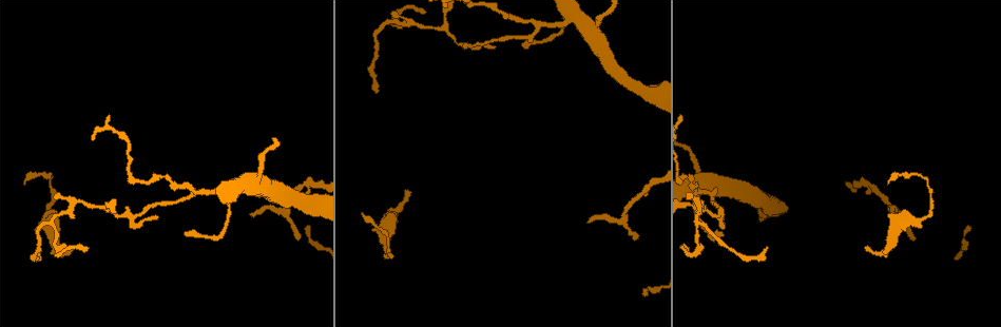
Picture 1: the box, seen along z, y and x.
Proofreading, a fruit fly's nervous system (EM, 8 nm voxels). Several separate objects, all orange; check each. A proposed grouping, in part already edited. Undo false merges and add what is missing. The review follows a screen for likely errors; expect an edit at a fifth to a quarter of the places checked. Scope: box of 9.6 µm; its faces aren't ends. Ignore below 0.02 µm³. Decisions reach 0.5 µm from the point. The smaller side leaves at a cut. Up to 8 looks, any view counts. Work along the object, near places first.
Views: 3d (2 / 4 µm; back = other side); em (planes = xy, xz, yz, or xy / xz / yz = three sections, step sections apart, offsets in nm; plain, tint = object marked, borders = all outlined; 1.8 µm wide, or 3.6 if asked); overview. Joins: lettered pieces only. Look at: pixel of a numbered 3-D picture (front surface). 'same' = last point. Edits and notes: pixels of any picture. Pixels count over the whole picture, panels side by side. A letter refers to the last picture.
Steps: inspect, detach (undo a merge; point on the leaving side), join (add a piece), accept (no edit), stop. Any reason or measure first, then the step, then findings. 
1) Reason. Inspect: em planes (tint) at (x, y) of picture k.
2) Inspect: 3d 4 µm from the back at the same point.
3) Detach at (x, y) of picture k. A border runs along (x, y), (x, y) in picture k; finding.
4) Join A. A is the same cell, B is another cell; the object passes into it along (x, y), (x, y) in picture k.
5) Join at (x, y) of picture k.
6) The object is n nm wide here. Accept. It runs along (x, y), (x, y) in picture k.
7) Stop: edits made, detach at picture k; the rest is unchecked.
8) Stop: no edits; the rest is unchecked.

An open end. Inspect: 3d 4 µm at (766, 249) of picture 1.

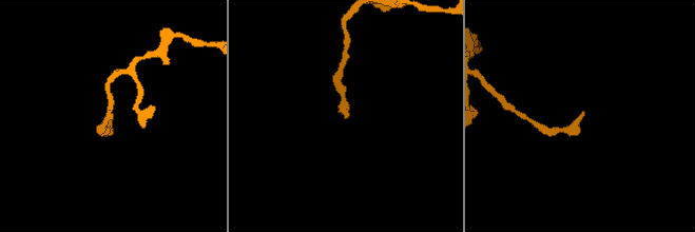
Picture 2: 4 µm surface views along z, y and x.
Need the tissue. Inspect: em xz step 16 (borders) at (346, 116) of picture 2.

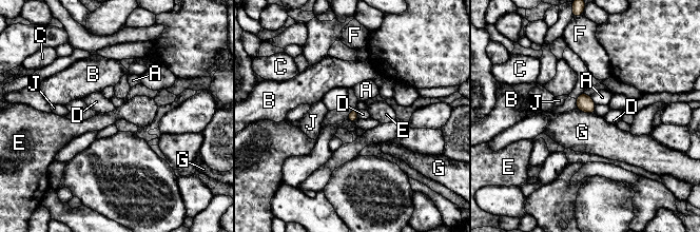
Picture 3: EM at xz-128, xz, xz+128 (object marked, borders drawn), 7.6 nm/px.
Inspect: em planes (borders) at the same point.

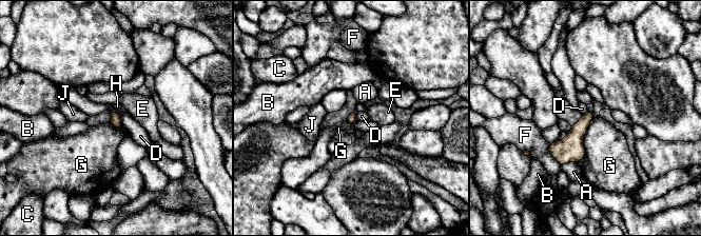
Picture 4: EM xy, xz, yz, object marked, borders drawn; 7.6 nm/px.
The longest contact is with G, 320 nm. Accept. A, B, C, D, E, F, G, H and J are other cells; a border runs along (111, 110), (119, 115), (122, 124) in picture 4; no lettered piece goes on from it.

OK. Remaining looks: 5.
An open end. Inspect: 3d 4 µm at (887, 183) of picture 1.

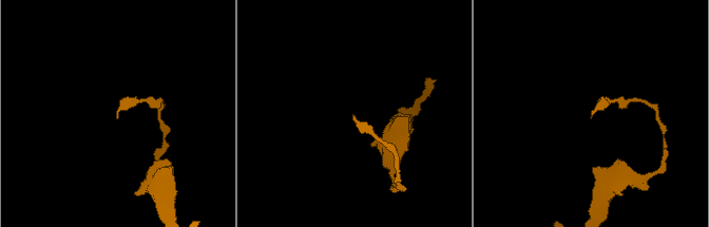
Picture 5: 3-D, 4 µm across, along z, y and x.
Inspect: em yz step 4 (borders) at (355, 117) of picture 5.

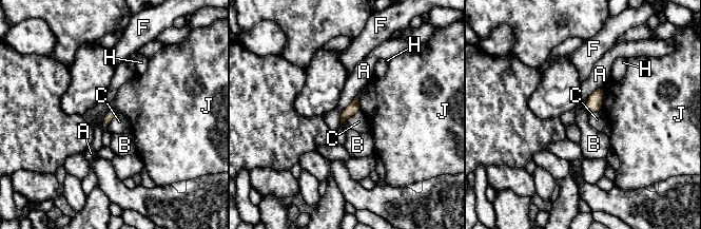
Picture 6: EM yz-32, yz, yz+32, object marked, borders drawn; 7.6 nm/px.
Accept. A, B, C, F, H and J are other cells; a border runs along (585, 102), (585, 111), (588, 114) in picture 6; no lettered piece goes on from it.

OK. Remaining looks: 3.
Tapers out. Inspect: 3d 2 µm at (589, 221) of picture 1.

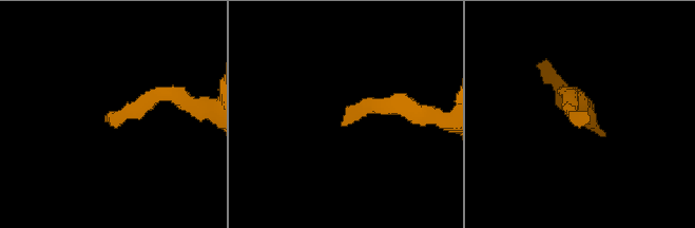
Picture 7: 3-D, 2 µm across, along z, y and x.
Now the EM. Inspect: em yz step 4 (tint) at (109, 116) of picture 7.

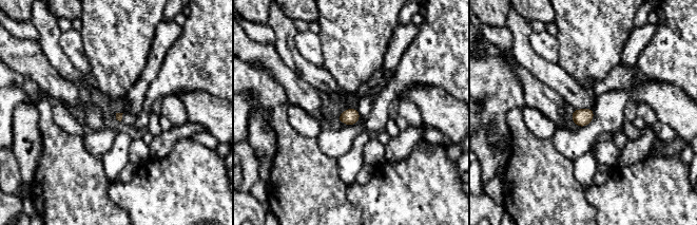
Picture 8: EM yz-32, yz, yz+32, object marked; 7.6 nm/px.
Cut it another way. Inspect: em planes (borders) at the same point.

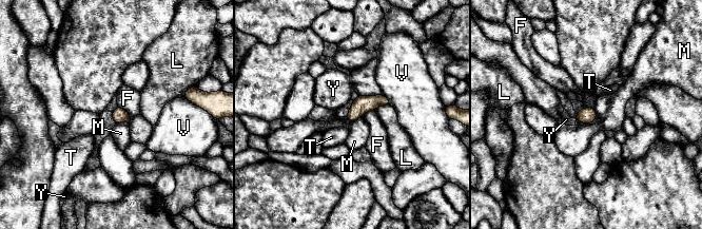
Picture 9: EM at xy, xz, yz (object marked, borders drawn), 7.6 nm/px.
Accept. F, L, M, T, V and Y are other cells; a border runs along (593, 108), (596, 118), (584, 125) in picture 9; no lettered piece goes on from it.

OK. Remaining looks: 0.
Stop: no edits; the rest is unchecked.

